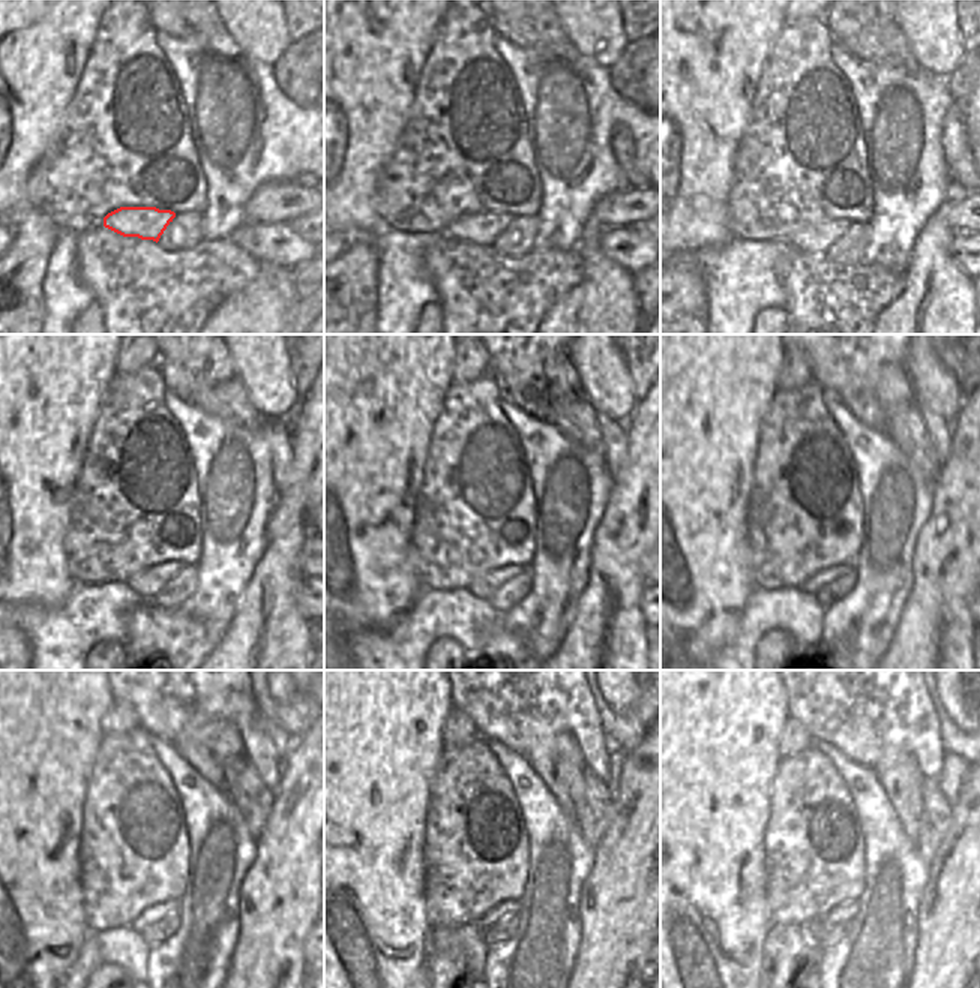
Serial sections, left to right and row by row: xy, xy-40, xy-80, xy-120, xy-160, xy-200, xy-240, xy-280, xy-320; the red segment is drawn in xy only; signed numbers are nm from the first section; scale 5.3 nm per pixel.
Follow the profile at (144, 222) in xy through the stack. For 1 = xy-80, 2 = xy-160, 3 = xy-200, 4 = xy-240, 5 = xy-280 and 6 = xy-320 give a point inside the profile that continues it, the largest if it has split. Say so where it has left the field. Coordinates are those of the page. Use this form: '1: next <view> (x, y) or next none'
1: next xy-80 (814, 239)
2: next xy-160 (483, 586)
3: next xy-200 (826, 576)
4: next xy-240 (155, 913)
5: next xy-280 (511, 906)
6: next xy-320 (844, 910)

